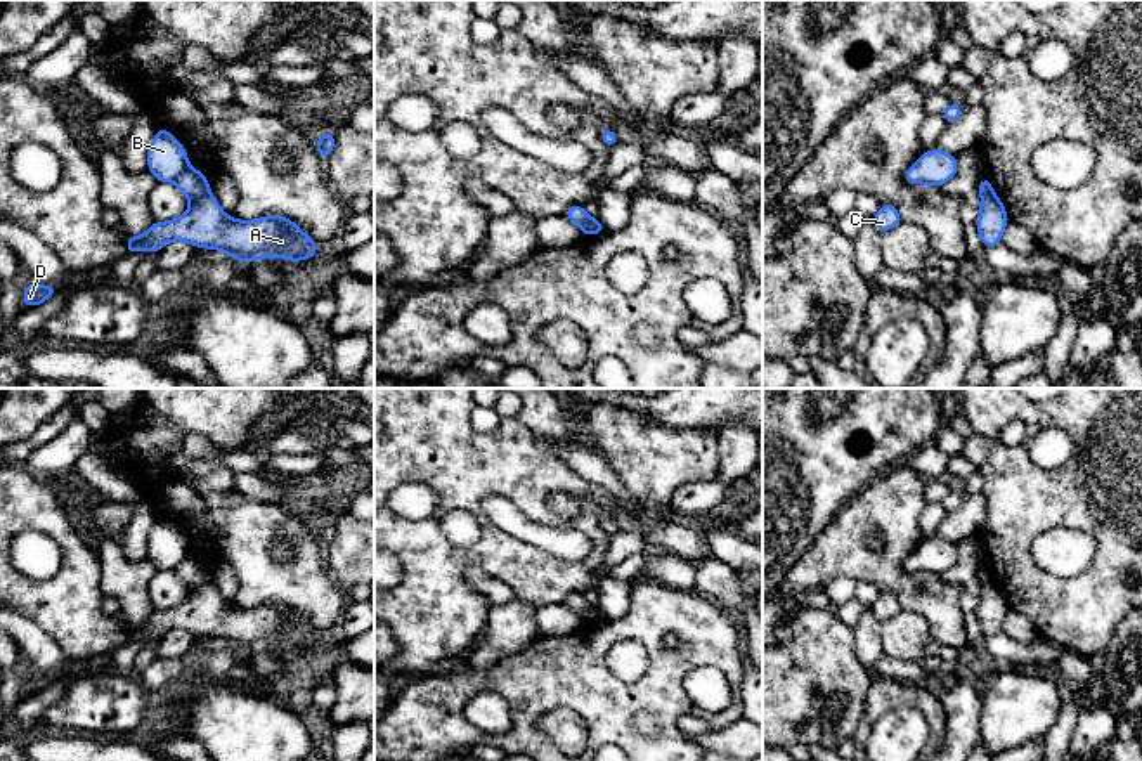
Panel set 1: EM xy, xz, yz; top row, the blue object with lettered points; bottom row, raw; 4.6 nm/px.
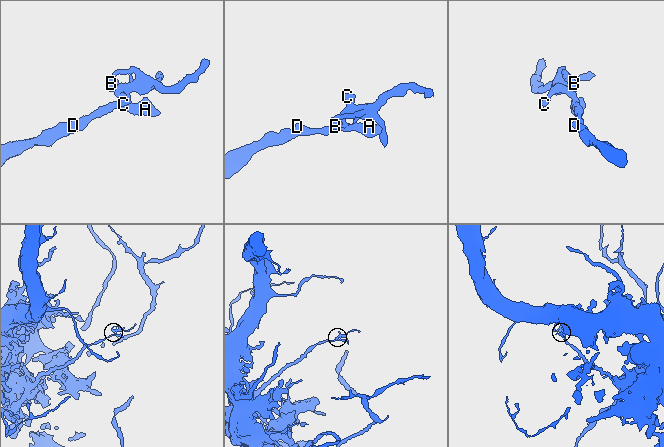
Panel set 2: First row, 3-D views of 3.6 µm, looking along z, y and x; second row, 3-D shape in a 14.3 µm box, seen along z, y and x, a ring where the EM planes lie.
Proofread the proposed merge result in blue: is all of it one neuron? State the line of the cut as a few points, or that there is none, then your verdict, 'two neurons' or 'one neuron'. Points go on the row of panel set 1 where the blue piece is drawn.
cut xy (208, 191), (191, 201); two neurons

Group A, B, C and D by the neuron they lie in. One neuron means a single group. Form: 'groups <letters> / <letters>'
groups A D / B C

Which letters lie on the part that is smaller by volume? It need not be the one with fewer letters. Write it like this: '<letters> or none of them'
B, C

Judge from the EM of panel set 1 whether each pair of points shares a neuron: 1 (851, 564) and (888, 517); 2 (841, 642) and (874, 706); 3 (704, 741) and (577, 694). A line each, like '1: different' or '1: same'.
1: same
2: different
3: different

